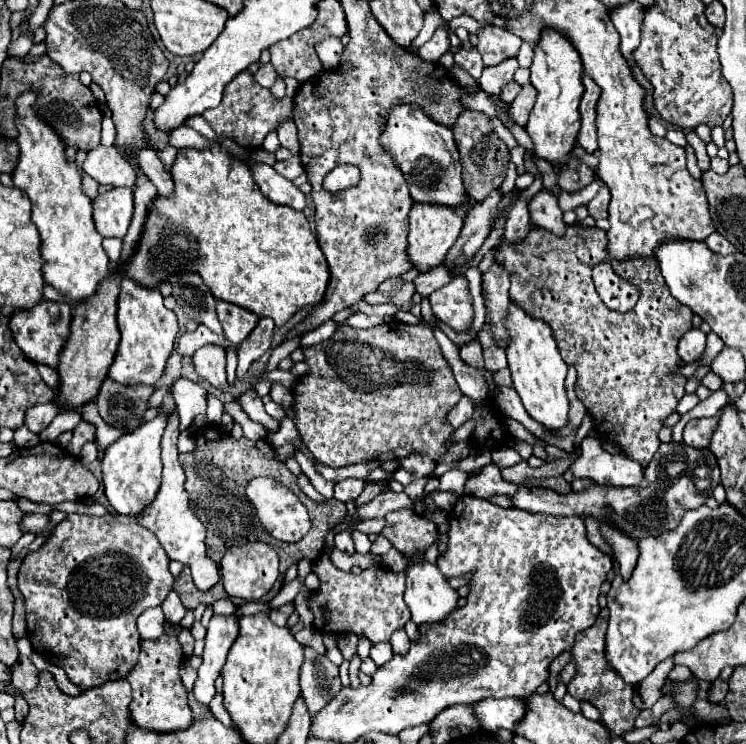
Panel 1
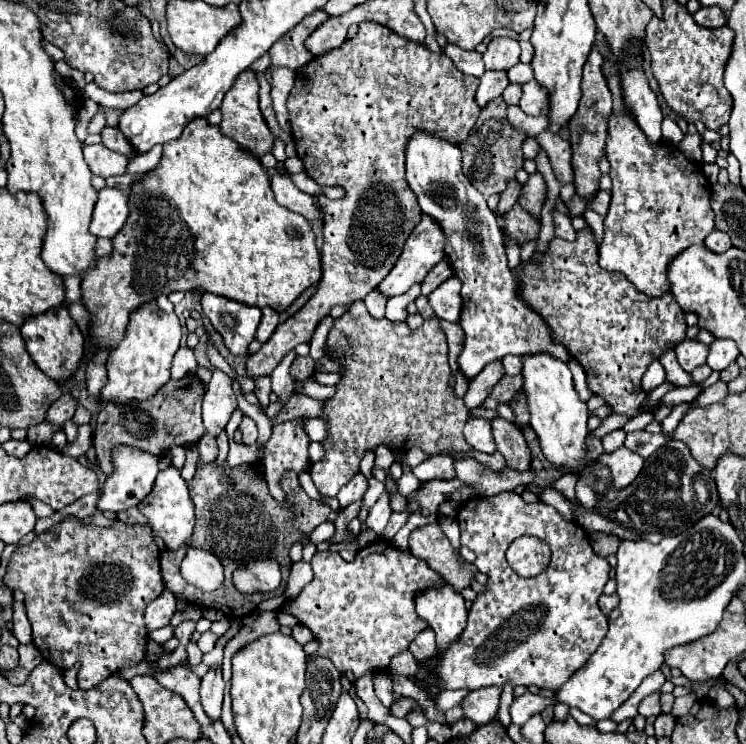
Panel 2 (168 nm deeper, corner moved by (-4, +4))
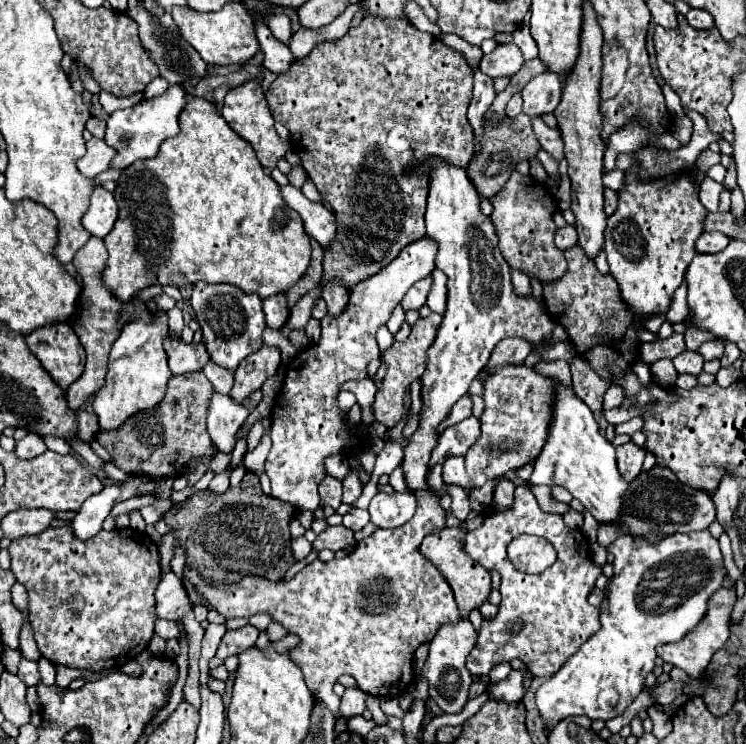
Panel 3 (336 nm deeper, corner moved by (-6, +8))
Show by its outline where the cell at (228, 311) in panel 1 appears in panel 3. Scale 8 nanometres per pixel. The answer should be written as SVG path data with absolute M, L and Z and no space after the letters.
M195 284L191 306L197 314L199 326L203 330L203 342L211 360L223 368L235 370L241 360L257 352L261 342L261 332L265 330L265 316L261 310L261 298L257 294L245 294L237 286L229 284Z

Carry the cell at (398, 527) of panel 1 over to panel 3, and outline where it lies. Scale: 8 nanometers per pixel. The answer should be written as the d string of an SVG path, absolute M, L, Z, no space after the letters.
M443 528L439 532L425 536L419 546L419 552L427 560L431 560L437 566L437 570L445 576L445 580L449 582L449 586L455 592L455 602L459 606L459 612L465 618L473 608L479 608L487 600L489 590L491 590L491 576L489 576L489 570L485 570L481 564L477 564L475 560L469 558L469 554L465 552L465 546L463 546L465 544L463 536L465 534L459 528Z

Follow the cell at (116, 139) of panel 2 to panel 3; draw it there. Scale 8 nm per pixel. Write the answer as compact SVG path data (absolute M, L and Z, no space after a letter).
M89 118L85 128L95 136L95 138L103 138L105 136L105 120L101 118Z

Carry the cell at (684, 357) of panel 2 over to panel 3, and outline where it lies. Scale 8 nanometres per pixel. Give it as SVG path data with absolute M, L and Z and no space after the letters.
M685 350L677 358L673 358L673 364L679 374L701 374L703 362L703 356L693 350Z

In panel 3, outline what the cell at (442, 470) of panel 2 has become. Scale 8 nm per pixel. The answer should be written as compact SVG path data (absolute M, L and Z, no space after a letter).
M451 456L443 464L443 480L445 484L457 484L467 490L473 488L471 480L465 476L465 460L463 456Z

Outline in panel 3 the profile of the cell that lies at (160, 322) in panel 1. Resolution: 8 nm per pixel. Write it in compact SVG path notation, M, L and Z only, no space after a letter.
M159 310L153 320L133 320L123 326L109 354L109 372L101 390L93 396L93 410L99 418L101 430L119 428L131 414L157 406L165 396L171 370L167 366L167 352L163 348L169 336L167 312Z

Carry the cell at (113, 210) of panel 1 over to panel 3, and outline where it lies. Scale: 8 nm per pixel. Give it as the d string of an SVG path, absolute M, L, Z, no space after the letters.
M99 186L91 196L91 204L89 204L87 214L83 216L83 226L93 236L103 238L103 236L107 236L111 232L115 220L117 220L115 196L113 196L113 192Z

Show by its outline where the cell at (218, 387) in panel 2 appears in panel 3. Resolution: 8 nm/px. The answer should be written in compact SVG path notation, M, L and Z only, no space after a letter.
M213 390L207 410L207 430L221 452L231 452L235 448L235 434L247 416L249 412L245 407L237 404L229 394L219 394Z

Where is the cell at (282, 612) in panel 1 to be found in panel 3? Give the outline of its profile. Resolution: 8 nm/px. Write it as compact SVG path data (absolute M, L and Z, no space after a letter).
M247 624L243 628L237 628L237 630L227 630L227 634L223 636L215 656L219 660L225 660L229 656L237 656L243 650L251 648L257 642L257 638L259 638L259 630L255 626L251 626L251 624Z

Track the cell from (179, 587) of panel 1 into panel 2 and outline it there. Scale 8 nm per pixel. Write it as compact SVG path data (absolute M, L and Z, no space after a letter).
M205 464L199 466L195 472L195 478L189 482L189 496L195 504L195 532L191 534L191 544L195 544L195 548L203 548L211 554L215 554L223 568L225 568L225 582L221 586L221 600L215 600L213 594L203 594L197 588L189 586L187 582L183 582L181 574L179 574L179 566L181 566L181 552L171 552L169 548L161 550L161 574L163 574L163 582L169 590L173 590L173 594L183 594L189 602L201 602L201 604L221 604L221 612L229 618L241 618L243 614L239 612L225 612L225 588L233 584L233 572L239 566L239 556L243 556L243 560L263 560L263 558L271 558L281 562L281 574L283 574L283 582L281 582L281 592L285 590L287 584L287 576L291 570L291 558L289 558L289 548L295 542L299 542L305 534L311 534L321 522L327 520L327 516L331 514L331 508L323 502L311 500L305 490L297 484L297 474L291 472L291 482L295 482L291 486L291 492L287 496L287 508L295 508L295 518L291 518L291 512L287 514L285 508L281 508L267 492L267 484L263 478L257 476L253 466L237 466L231 468L227 464L217 466L213 464Z

